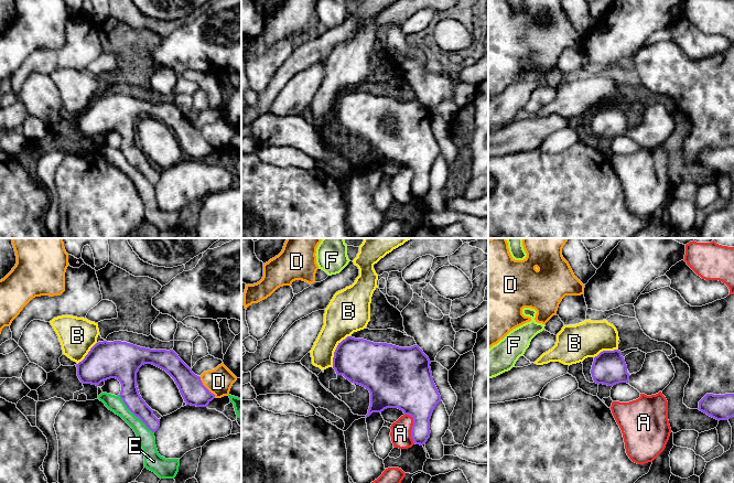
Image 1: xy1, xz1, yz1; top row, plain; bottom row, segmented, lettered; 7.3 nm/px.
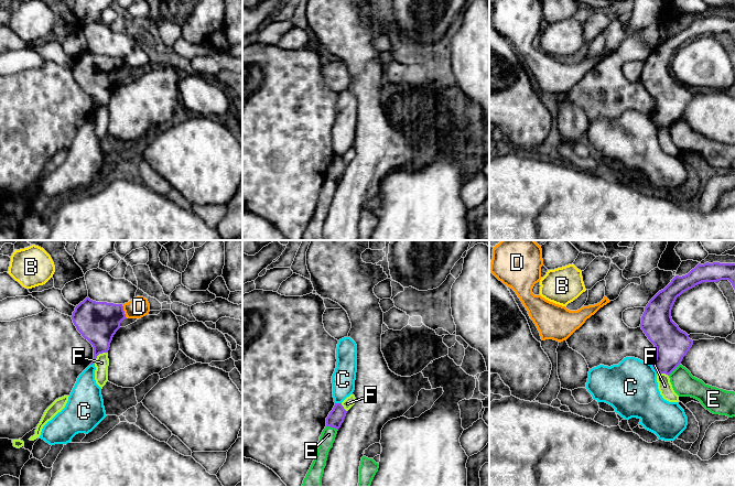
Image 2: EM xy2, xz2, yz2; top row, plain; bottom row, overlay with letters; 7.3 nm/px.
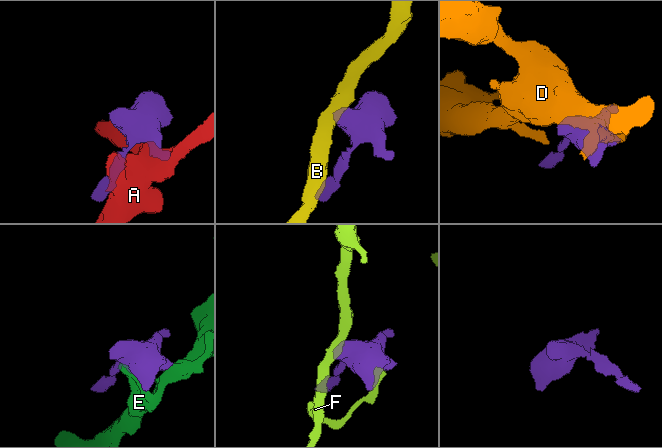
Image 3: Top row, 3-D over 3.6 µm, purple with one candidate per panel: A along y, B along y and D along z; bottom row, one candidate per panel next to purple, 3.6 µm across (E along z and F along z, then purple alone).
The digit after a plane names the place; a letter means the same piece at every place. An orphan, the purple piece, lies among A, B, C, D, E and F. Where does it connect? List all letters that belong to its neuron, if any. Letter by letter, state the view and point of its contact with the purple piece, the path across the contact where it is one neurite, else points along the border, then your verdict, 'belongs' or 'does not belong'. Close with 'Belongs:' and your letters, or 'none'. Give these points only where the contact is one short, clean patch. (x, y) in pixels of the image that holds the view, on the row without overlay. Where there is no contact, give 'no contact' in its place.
A: xz1 (412, 180) | does not belong
B: xz1 (335, 103) | along xz1 (349, 88), (337, 98), (332, 119) | does not belong
C: yz2 (654, 121) | along yz2 (651, 118), (657, 125) | does not belong
D: xy1 (205, 140) | does not belong
E: xy1 (135, 168) | does not belong
F: xy2 (99, 106) | along xy2 (107, 105), (100, 106), (94, 115) | does not belong
Belongs: none

